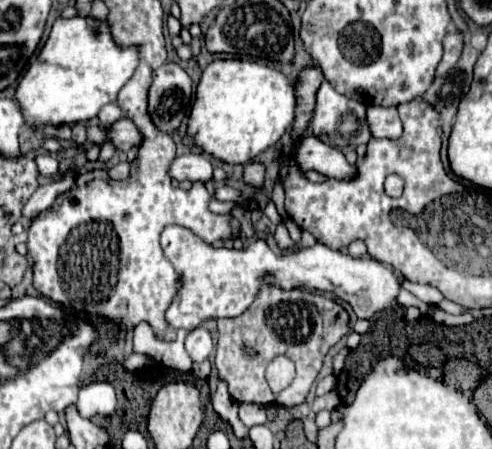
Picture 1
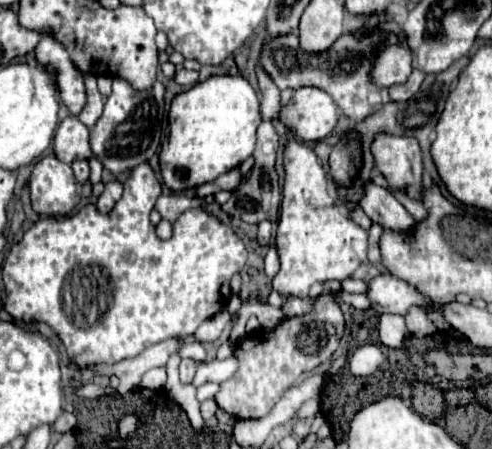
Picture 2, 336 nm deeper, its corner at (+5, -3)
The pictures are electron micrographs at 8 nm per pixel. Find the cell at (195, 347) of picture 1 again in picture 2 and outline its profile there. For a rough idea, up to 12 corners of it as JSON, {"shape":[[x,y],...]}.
{"shape":[[181,359],[181,383],[191,383],[197,363]]}

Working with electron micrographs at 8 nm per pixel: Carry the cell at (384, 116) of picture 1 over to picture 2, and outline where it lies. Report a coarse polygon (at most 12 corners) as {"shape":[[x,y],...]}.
{"shape":[[383,133],[373,143],[391,189],[421,199],[417,139]]}

